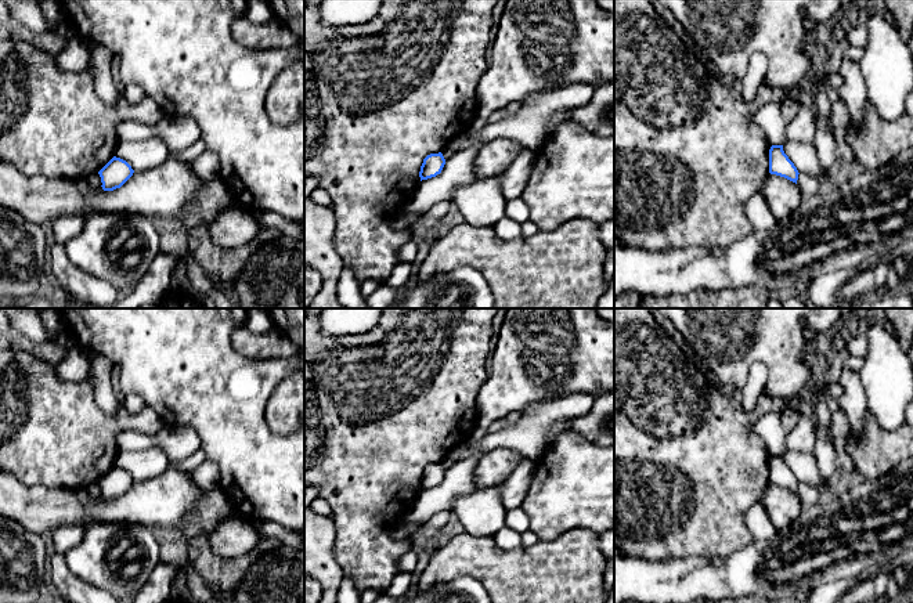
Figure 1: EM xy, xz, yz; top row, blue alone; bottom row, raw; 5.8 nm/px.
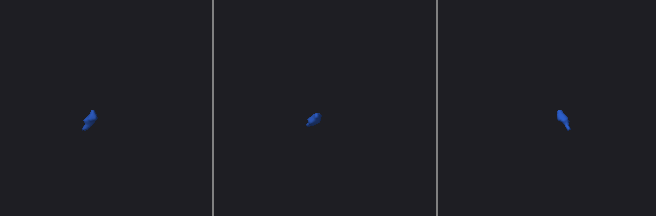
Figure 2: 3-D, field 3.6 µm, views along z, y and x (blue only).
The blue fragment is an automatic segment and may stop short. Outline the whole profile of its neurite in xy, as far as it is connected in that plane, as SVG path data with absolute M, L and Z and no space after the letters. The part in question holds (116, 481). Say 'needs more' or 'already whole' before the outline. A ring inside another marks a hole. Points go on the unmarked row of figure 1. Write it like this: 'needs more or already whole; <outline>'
already whole; M113 466L100 481L102 499L104 501L113 501L120 498L131 485L134 480L131 476L120 469Z

